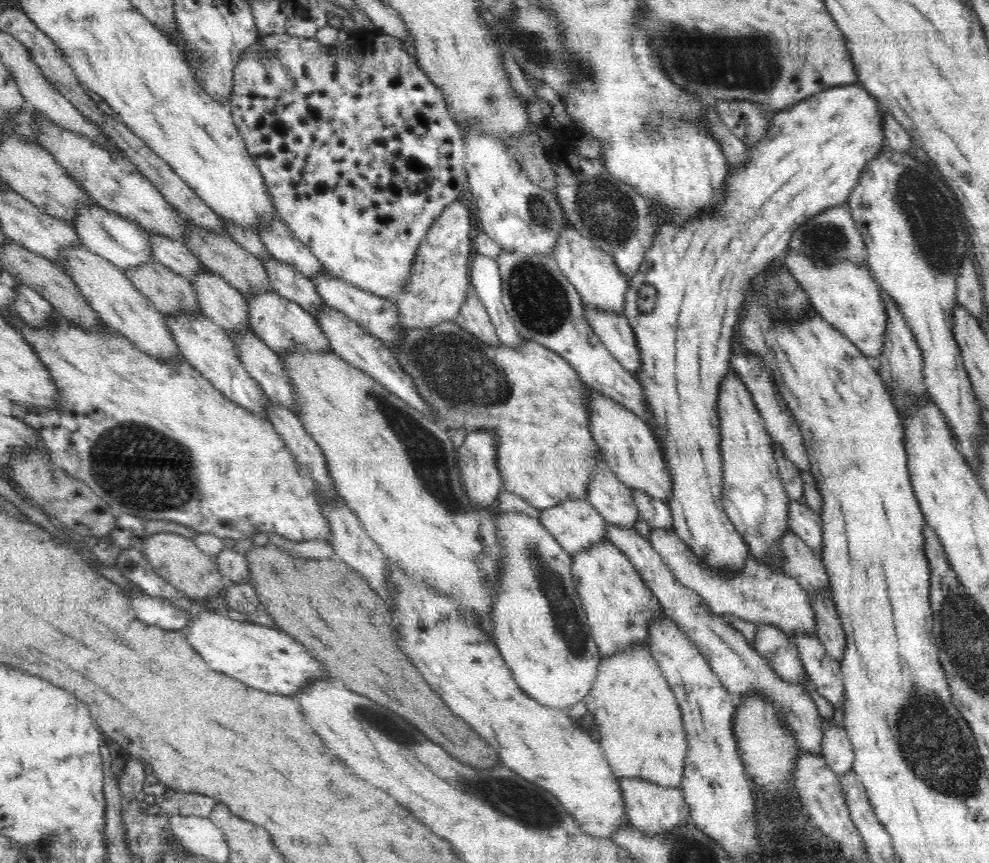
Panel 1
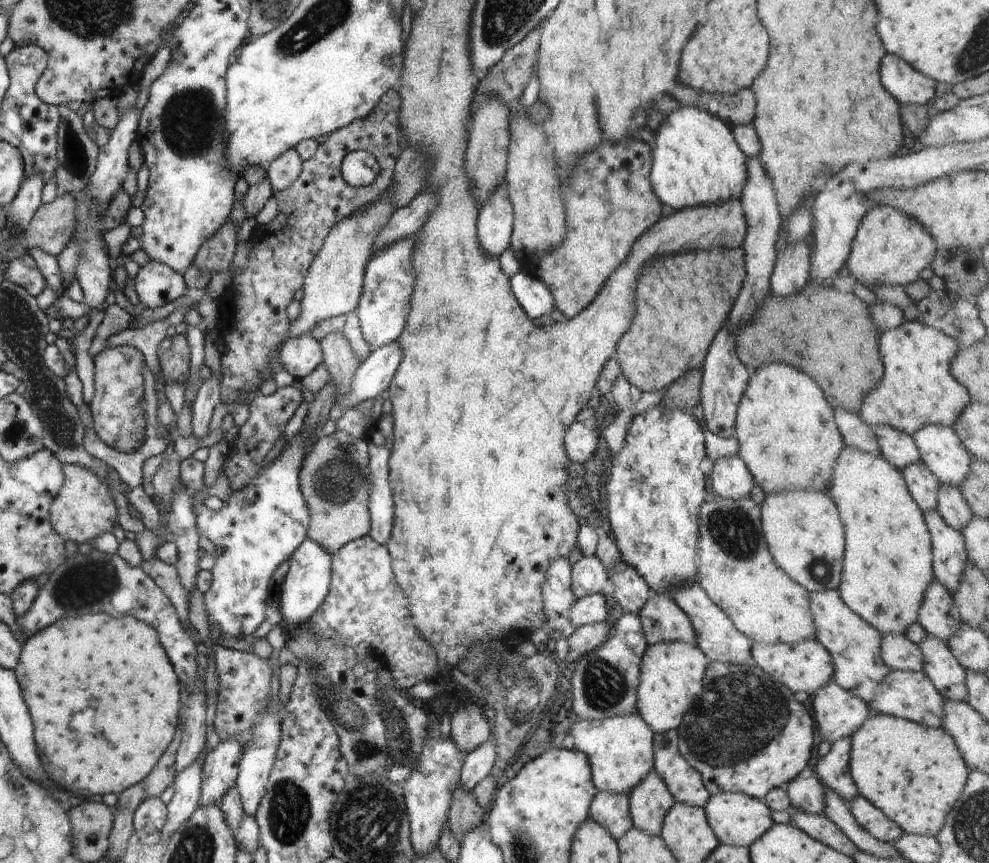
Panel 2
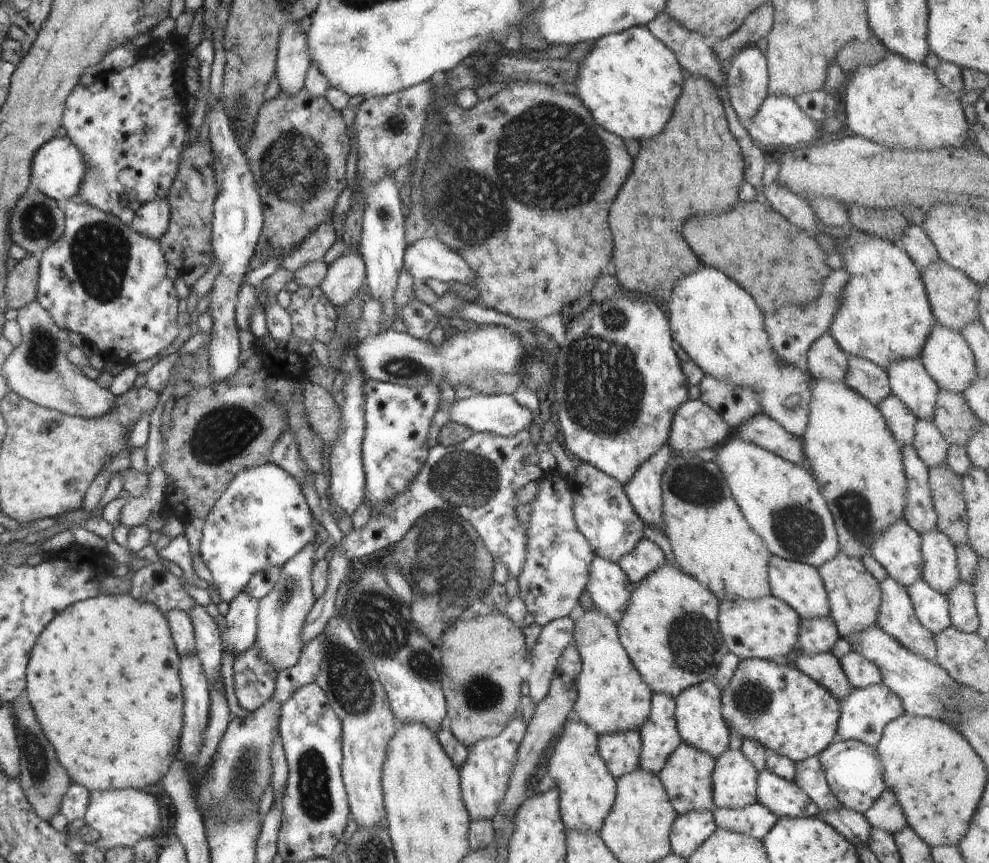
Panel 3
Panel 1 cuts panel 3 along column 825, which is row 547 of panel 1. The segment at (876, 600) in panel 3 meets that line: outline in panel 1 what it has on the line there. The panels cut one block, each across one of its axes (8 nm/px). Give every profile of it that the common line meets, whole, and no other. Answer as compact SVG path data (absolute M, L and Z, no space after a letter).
M564 499L559 505L540 510L544 528L571 556L586 550L591 544L607 538L607 522L584 499Z

